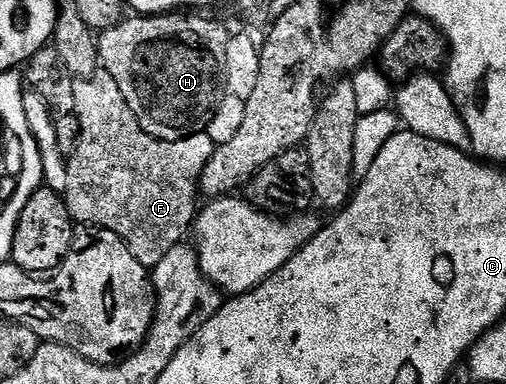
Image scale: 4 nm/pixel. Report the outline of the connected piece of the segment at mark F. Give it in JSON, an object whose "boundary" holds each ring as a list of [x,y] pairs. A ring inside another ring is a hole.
{"boundary":[[[99,69],[92,77],[75,79],[74,92],[76,93],[76,113],[78,114],[78,144],[74,146],[73,151],[69,152],[66,160],[68,187],[64,194],[66,208],[70,210],[70,218],[78,225],[103,227],[112,233],[116,233],[116,237],[120,237],[124,241],[124,245],[128,245],[132,257],[136,257],[136,261],[140,261],[140,265],[152,269],[157,263],[164,261],[165,255],[170,250],[176,249],[185,240],[182,239],[185,235],[187,238],[191,234],[194,220],[200,210],[198,203],[198,199],[200,200],[200,188],[198,182],[204,173],[204,165],[208,165],[208,161],[214,156],[216,144],[212,141],[209,133],[189,135],[187,139],[177,139],[171,143],[152,137],[136,121],[132,109],[128,109],[128,101],[124,101],[124,93],[120,93],[120,85],[116,85],[116,81],[112,81],[112,77],[107,71]]]}

